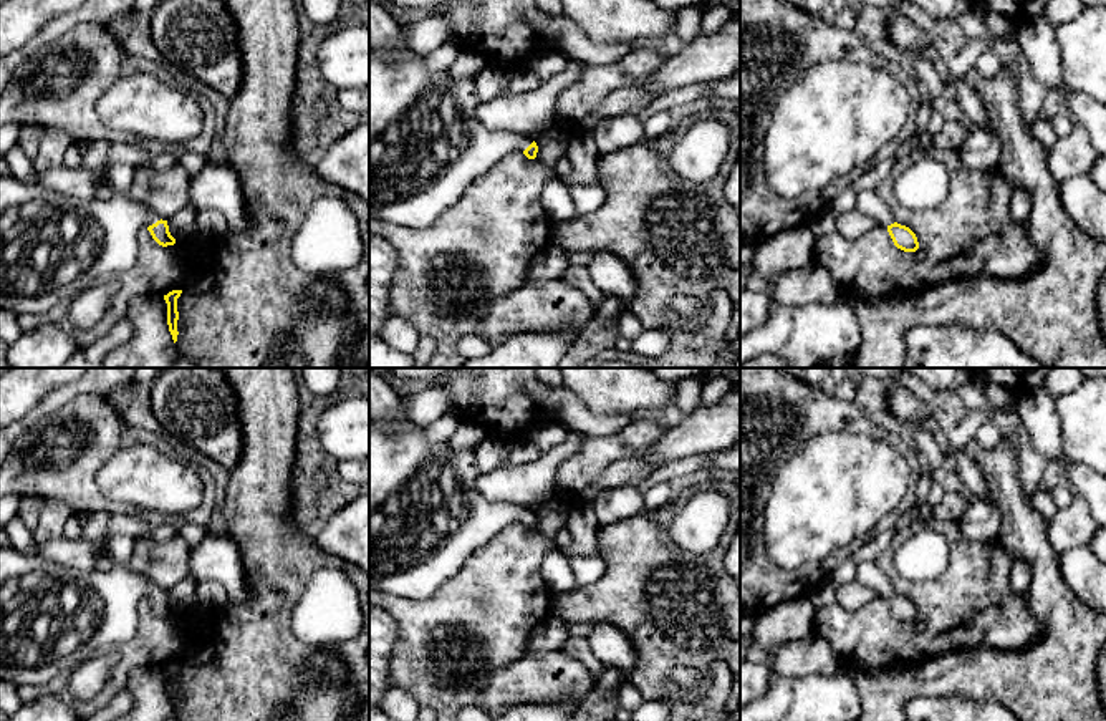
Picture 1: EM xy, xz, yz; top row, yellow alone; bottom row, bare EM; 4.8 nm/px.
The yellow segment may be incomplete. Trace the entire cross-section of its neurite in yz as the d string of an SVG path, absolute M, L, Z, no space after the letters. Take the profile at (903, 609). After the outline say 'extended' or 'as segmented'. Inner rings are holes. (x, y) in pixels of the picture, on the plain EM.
M874 560L861 562L858 565L856 580L873 588L878 598L886 598L897 620L904 623L916 623L919 620L916 605L894 592L891 580Z; extended

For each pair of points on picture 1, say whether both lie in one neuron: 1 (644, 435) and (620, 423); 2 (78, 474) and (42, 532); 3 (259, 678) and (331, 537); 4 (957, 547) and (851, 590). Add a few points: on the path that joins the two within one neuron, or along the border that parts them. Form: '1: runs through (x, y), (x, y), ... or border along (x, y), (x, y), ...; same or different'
1: border along (634, 420), (618, 433), (588, 436); different
2: border along (45, 498), (58, 498), (76, 512); different
3: border along (315, 541), (326, 552), (351, 566); different
4: border along (876, 597), (856, 609), (843, 609), (836, 604); different

